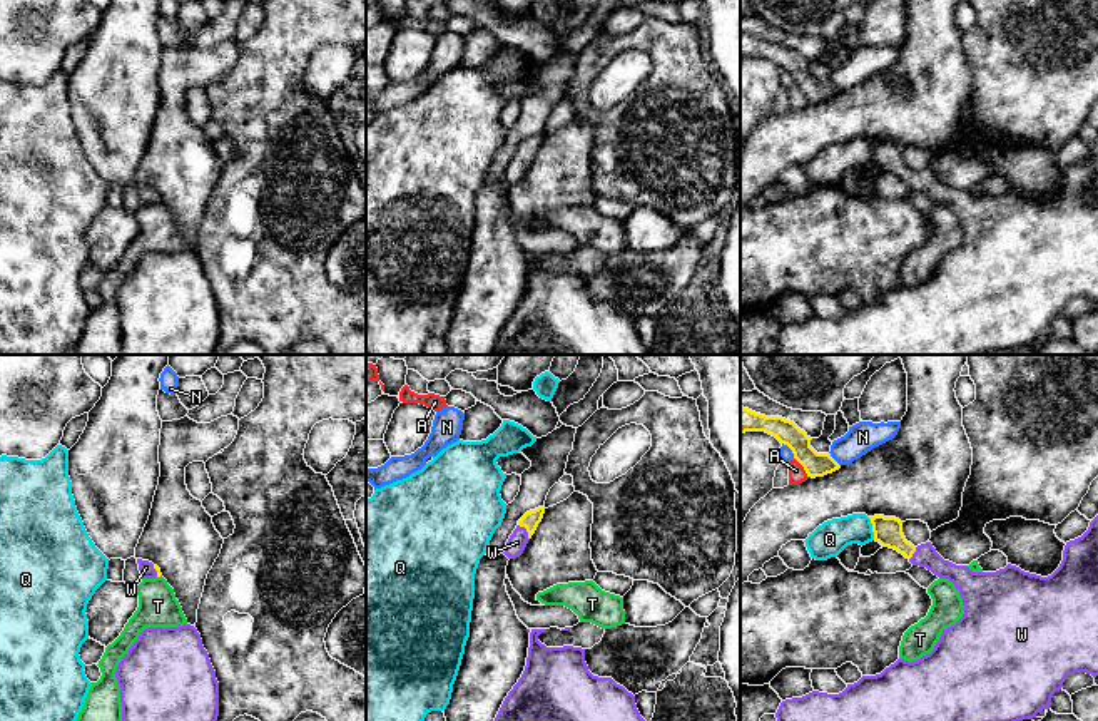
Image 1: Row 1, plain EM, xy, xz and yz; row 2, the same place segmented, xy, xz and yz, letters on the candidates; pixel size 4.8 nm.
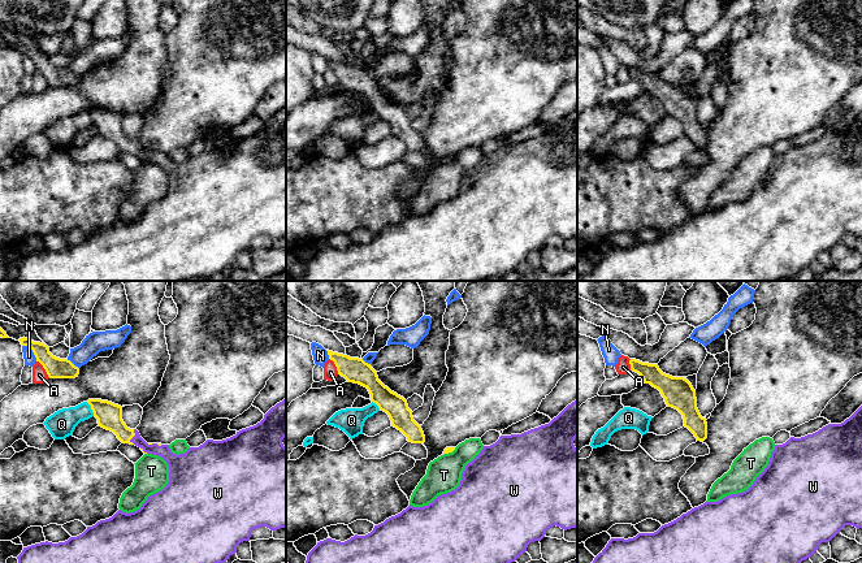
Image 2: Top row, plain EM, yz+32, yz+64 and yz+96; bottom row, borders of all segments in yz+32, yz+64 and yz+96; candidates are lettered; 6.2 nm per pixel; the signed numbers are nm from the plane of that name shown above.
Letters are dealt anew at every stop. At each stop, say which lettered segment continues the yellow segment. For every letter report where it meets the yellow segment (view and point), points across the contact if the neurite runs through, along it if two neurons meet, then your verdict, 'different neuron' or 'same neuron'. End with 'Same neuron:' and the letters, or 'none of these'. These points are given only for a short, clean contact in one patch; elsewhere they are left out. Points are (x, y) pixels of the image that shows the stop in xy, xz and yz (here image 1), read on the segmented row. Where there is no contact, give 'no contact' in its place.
A: contact yz (803, 465); border yz (794, 457), (808, 477); different neuron
N: contact yz (791, 449); border yz (782, 442), (794, 457); different neuron
Q: contact yz (873, 529); border yz (868, 517), (874, 539); different neuron
T: contact xy (159, 576); border xy (161, 574), (157, 577); different neuron
W: contact xz (527, 531); same neuron
Same neuron: W

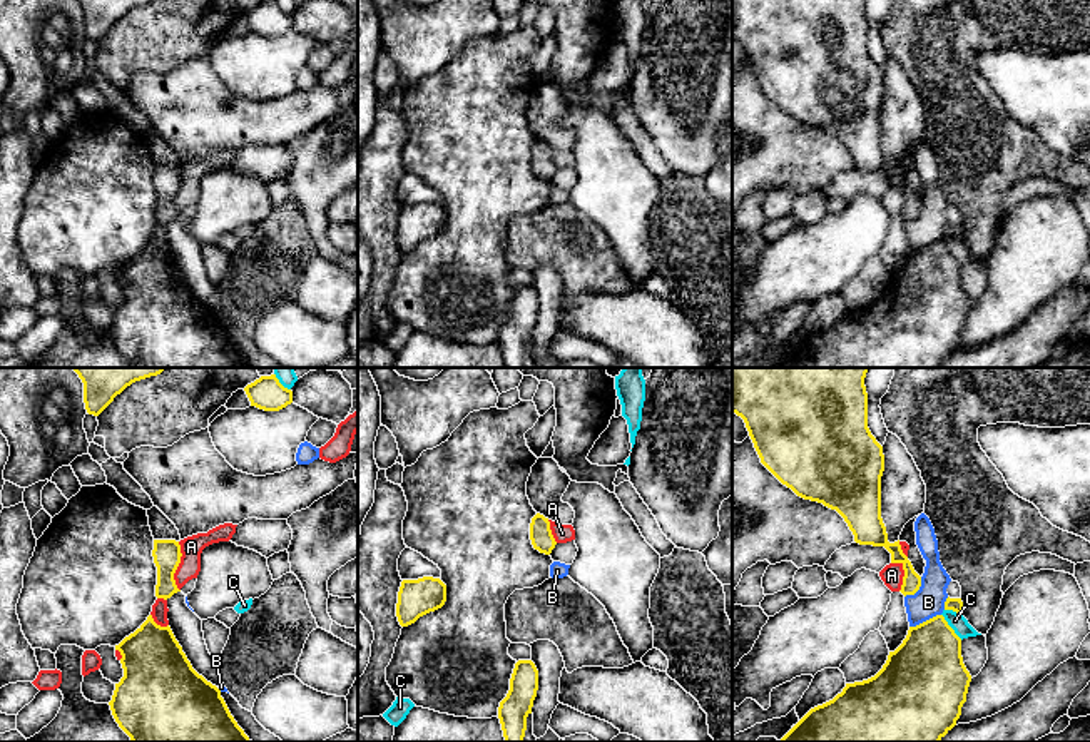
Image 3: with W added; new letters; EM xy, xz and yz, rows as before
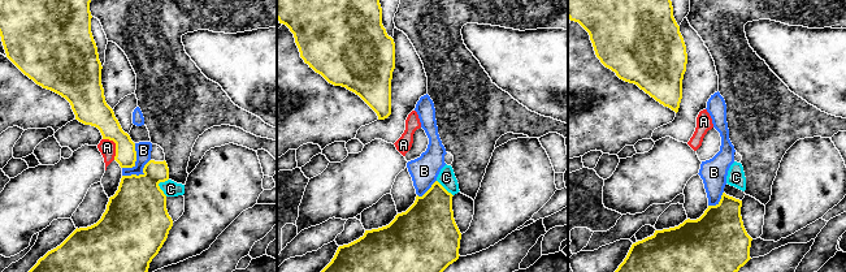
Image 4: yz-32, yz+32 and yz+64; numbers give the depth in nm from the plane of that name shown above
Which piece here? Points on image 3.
A: contact xy (178, 565); border xy (178, 542), (181, 562), (174, 574), (174, 584), (179, 590); different neuron
B: contact yz (927, 620); different neuron
C: contact yz (950, 627); different neuron
Same neuron: none of these

